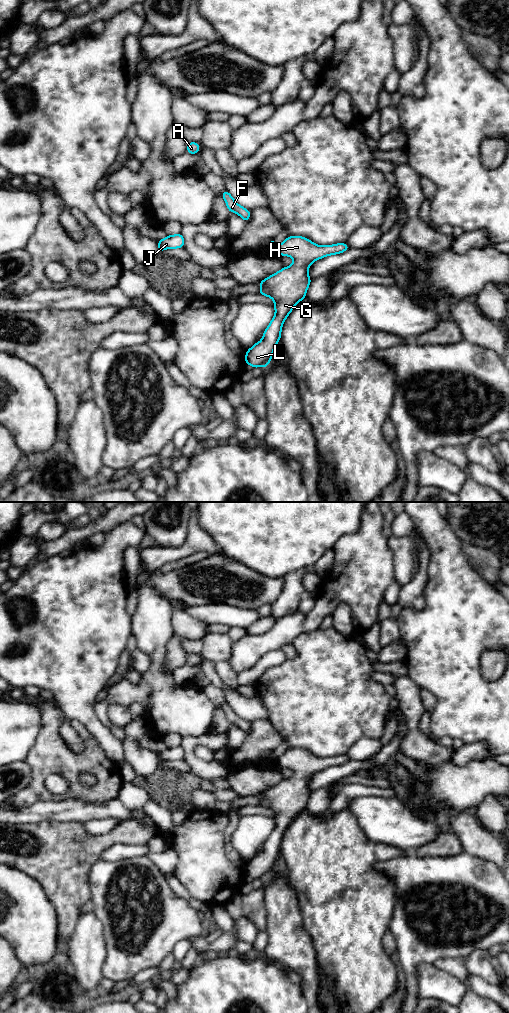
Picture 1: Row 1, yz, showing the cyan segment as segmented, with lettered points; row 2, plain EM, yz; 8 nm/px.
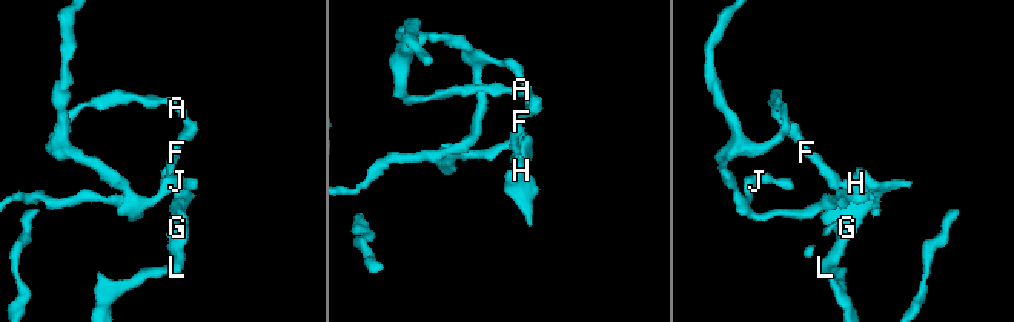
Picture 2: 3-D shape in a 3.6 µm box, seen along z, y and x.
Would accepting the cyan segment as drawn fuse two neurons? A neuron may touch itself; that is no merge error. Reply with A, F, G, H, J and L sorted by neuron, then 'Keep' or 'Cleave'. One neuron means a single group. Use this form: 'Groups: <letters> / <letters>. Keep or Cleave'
Groups: A F J / G H L. Cleave

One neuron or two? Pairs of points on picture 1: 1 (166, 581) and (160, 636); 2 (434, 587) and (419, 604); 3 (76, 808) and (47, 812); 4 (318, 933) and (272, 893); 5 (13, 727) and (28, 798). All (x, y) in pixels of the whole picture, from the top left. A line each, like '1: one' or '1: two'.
1: two
2: two
3: one
4: two
5: two

